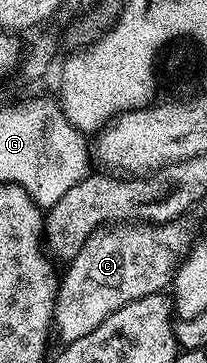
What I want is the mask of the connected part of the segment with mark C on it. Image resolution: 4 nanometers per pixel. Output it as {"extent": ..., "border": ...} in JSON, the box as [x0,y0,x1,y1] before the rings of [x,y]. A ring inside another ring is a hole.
{"extent":[54,219,190,342],"border":[[[175,219],[167,221],[164,225],[151,223],[117,223],[96,230],[86,239],[82,251],[74,255],[72,261],[67,262],[65,271],[58,281],[56,290],[56,306],[54,307],[55,332],[60,333],[61,342],[77,341],[82,335],[90,335],[98,323],[102,323],[114,311],[126,307],[126,303],[134,303],[134,299],[142,299],[146,295],[164,293],[172,284],[172,275],[180,262],[188,256],[190,240],[188,241],[188,229],[183,225],[184,221]]]}

